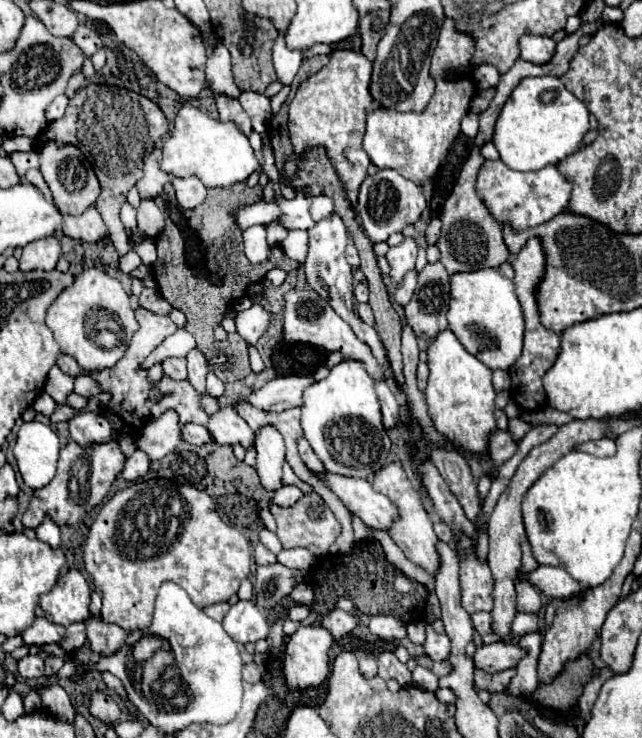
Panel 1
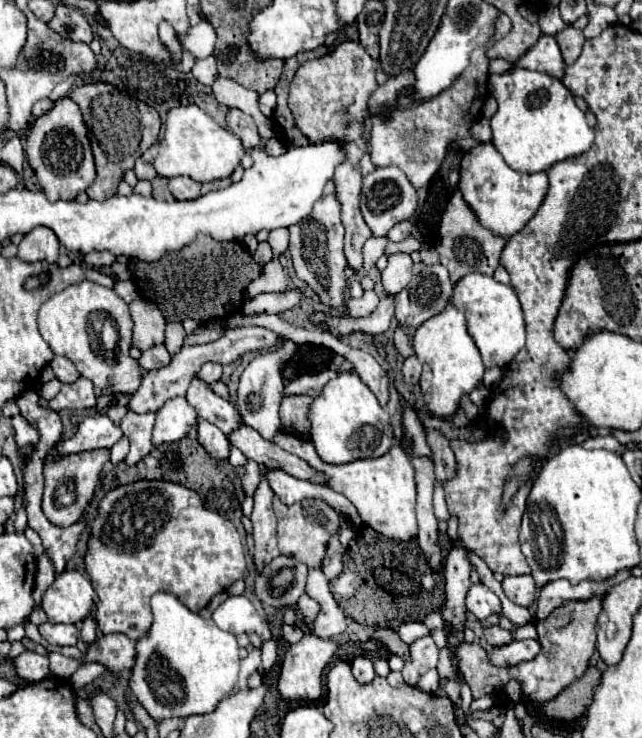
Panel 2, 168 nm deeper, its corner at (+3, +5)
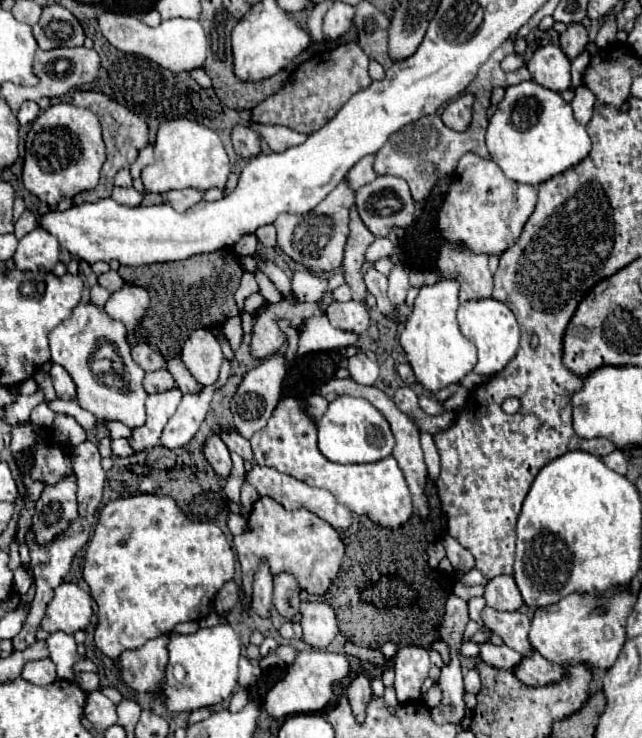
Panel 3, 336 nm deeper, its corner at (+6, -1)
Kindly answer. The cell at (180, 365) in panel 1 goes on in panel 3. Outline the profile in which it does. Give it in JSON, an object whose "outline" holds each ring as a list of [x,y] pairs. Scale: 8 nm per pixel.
{"outline":[[[139,342],[135,348],[131,348],[133,360],[145,370],[145,372],[153,372],[153,370],[161,370],[165,366],[165,360],[161,356],[161,352],[147,344],[147,342]]]}

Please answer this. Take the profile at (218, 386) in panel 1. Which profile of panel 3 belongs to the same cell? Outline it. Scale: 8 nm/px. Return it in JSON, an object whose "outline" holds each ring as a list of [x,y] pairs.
{"outline":[[[207,328],[195,330],[183,344],[181,358],[199,384],[211,386],[217,382],[223,352],[211,330]]]}

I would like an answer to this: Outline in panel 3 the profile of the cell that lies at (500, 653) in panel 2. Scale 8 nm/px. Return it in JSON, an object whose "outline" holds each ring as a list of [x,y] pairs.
{"outline":[[[531,650],[529,656],[521,658],[521,662],[515,666],[513,674],[529,686],[543,686],[543,684],[559,680],[563,676],[563,666],[553,664],[547,658],[543,658],[537,650]]]}

